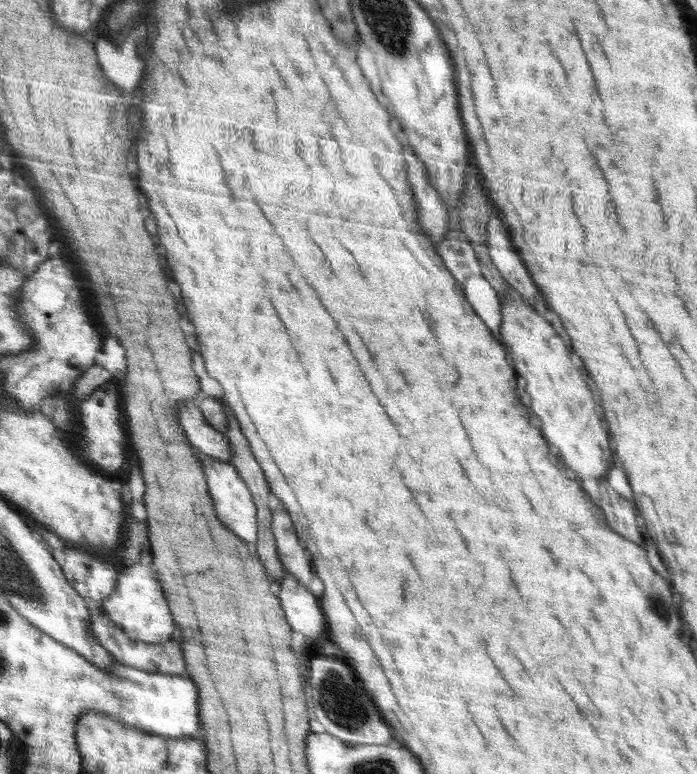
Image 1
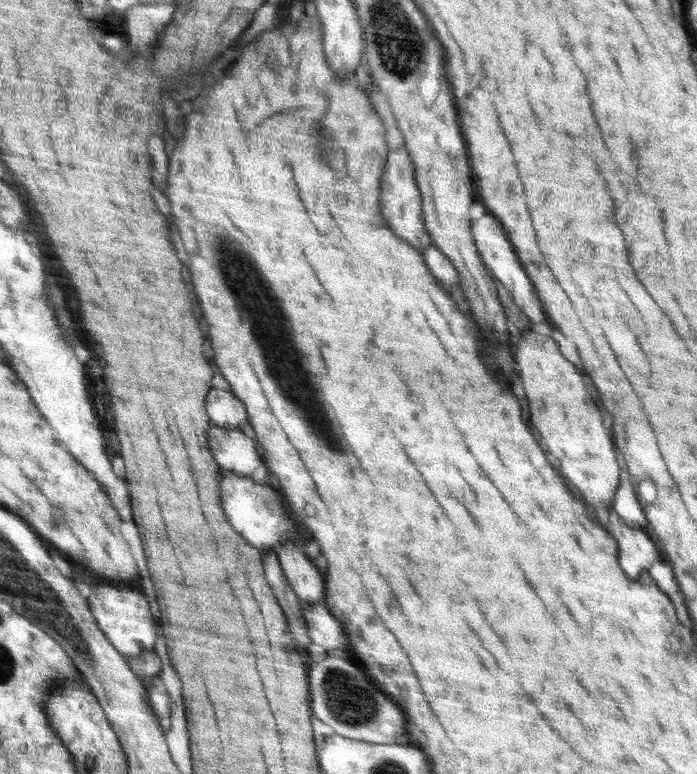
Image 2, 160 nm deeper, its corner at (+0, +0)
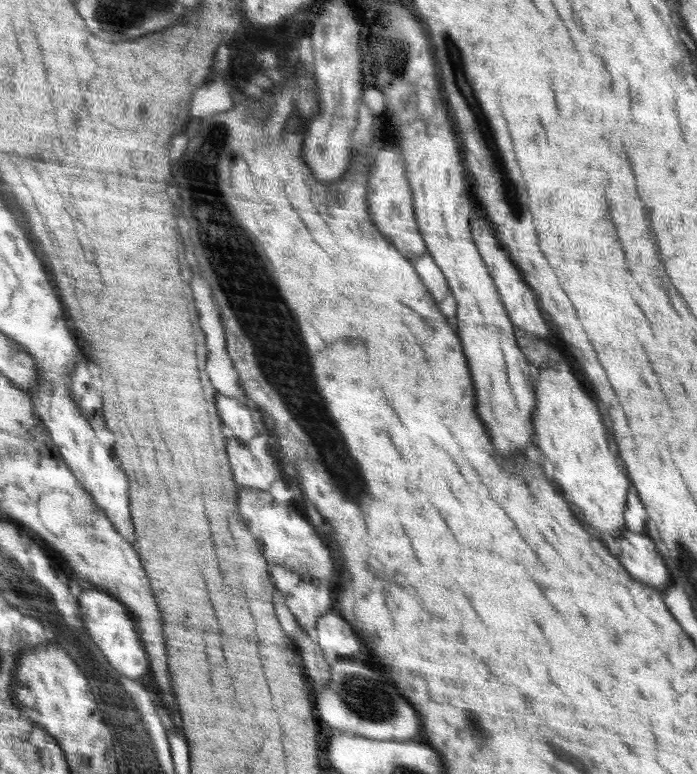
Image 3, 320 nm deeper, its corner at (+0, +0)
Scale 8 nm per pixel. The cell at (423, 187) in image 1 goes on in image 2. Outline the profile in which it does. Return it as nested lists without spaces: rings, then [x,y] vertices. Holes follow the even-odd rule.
[[[399,147],[388,153],[380,177],[379,208],[384,208],[380,209],[380,214],[392,232],[398,238],[403,238],[412,248],[424,251],[432,245],[421,217],[422,199],[415,181],[414,165],[405,147]]]

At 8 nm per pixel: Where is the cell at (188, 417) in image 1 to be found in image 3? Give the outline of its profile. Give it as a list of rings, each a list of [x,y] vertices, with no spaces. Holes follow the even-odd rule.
[[[232,434],[228,437],[227,454],[232,463],[232,470],[235,472],[237,485],[249,486],[250,488],[260,488],[268,491],[272,482],[276,480],[286,480],[286,476],[281,468],[269,469],[248,449],[248,444],[239,440]]]

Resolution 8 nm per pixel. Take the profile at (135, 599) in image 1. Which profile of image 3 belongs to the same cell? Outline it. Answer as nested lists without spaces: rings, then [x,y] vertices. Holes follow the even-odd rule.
[[[84,590],[78,598],[80,598],[80,611],[82,611],[83,622],[86,623],[87,633],[111,666],[120,674],[136,680],[138,676],[146,674],[150,660],[145,646],[142,646],[142,638],[136,634],[135,617],[131,610],[128,610],[128,607],[114,595],[100,590]]]

